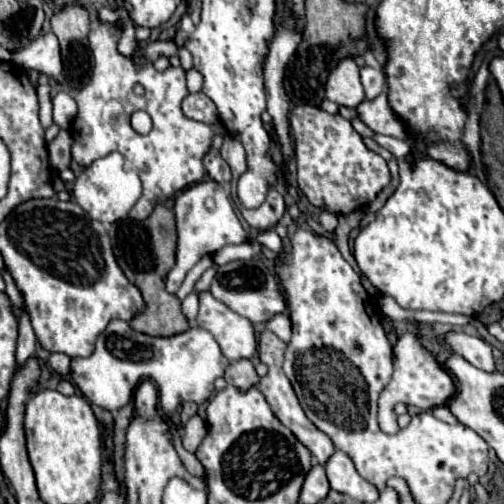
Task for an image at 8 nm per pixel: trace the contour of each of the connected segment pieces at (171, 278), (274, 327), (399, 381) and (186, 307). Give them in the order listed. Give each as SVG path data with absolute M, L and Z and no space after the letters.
M210 179L200 181L196 185L190 185L188 189L184 189L176 197L174 213L176 213L176 229L178 229L178 247L176 247L176 265L168 271L166 281L164 281L168 293L176 293L180 289L184 275L204 255L212 255L226 245L238 245L238 243L246 243L250 239L250 235L244 231L244 227L240 225L240 221L232 209L226 187L218 185L216 181L210 181Z
M278 313L274 315L268 323L266 323L266 329L276 333L282 341L290 341L290 319L286 313Z
M404 333L394 345L394 375L392 381L384 387L378 399L378 425L384 433L395 434L399 431L398 415L394 413L396 403L416 405L420 409L432 409L436 405L446 405L454 395L454 381L450 373L436 363L436 359L416 341L416 335Z
M190 293L190 295L182 301L182 313L184 313L184 317L186 317L190 323L194 323L196 313L198 313L198 295L196 295L196 293Z

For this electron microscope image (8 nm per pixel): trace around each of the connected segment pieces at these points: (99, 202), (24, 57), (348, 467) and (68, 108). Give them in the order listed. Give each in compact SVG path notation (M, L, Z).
M110 153L98 161L94 161L90 167L86 167L80 177L76 177L72 195L76 203L94 219L100 223L116 223L128 215L128 211L134 207L138 197L142 195L142 183L134 169L128 169L126 159L120 153Z
M44 33L36 37L26 49L20 49L12 59L22 69L36 69L50 77L54 83L64 83L64 67L60 59L60 47L54 33Z
M334 451L334 455L324 465L330 487L354 501L374 503L378 499L378 489L358 475L352 459L344 451Z
M60 91L52 99L52 105L54 105L54 123L62 129L68 129L72 125L72 119L76 117L76 101L66 91Z

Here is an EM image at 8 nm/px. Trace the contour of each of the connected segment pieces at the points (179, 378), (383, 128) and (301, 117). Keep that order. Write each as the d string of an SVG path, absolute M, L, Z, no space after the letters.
M114 319L98 335L96 349L94 349L94 353L90 357L72 359L72 363L70 363L70 379L90 403L94 403L98 407L104 407L108 411L118 411L124 405L128 405L132 401L132 397L134 397L136 387L144 379L152 379L156 383L156 389L158 389L158 407L160 407L160 411L164 415L170 415L184 401L192 401L192 403L198 403L198 405L208 401L208 397L214 391L214 381L218 377L222 377L226 365L228 365L228 359L222 355L216 339L202 327L192 327L188 331L178 333L178 335L172 335L172 337L150 337L150 335L134 331L126 321Z
M380 93L376 99L362 101L356 107L356 111L358 111L358 117L362 119L362 123L366 123L374 133L382 133L382 135L398 137L398 139L410 139L404 125L394 117L394 113L386 101L386 93Z
M300 105L290 115L290 129L296 145L298 187L314 207L334 215L346 215L356 209L366 209L390 185L392 177L386 161L366 149L362 137L344 117L330 115L312 105Z

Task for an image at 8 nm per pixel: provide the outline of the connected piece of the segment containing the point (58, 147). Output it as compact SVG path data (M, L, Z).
M52 141L48 143L48 153L50 153L50 165L58 171L66 169L70 165L70 147L72 141Z

